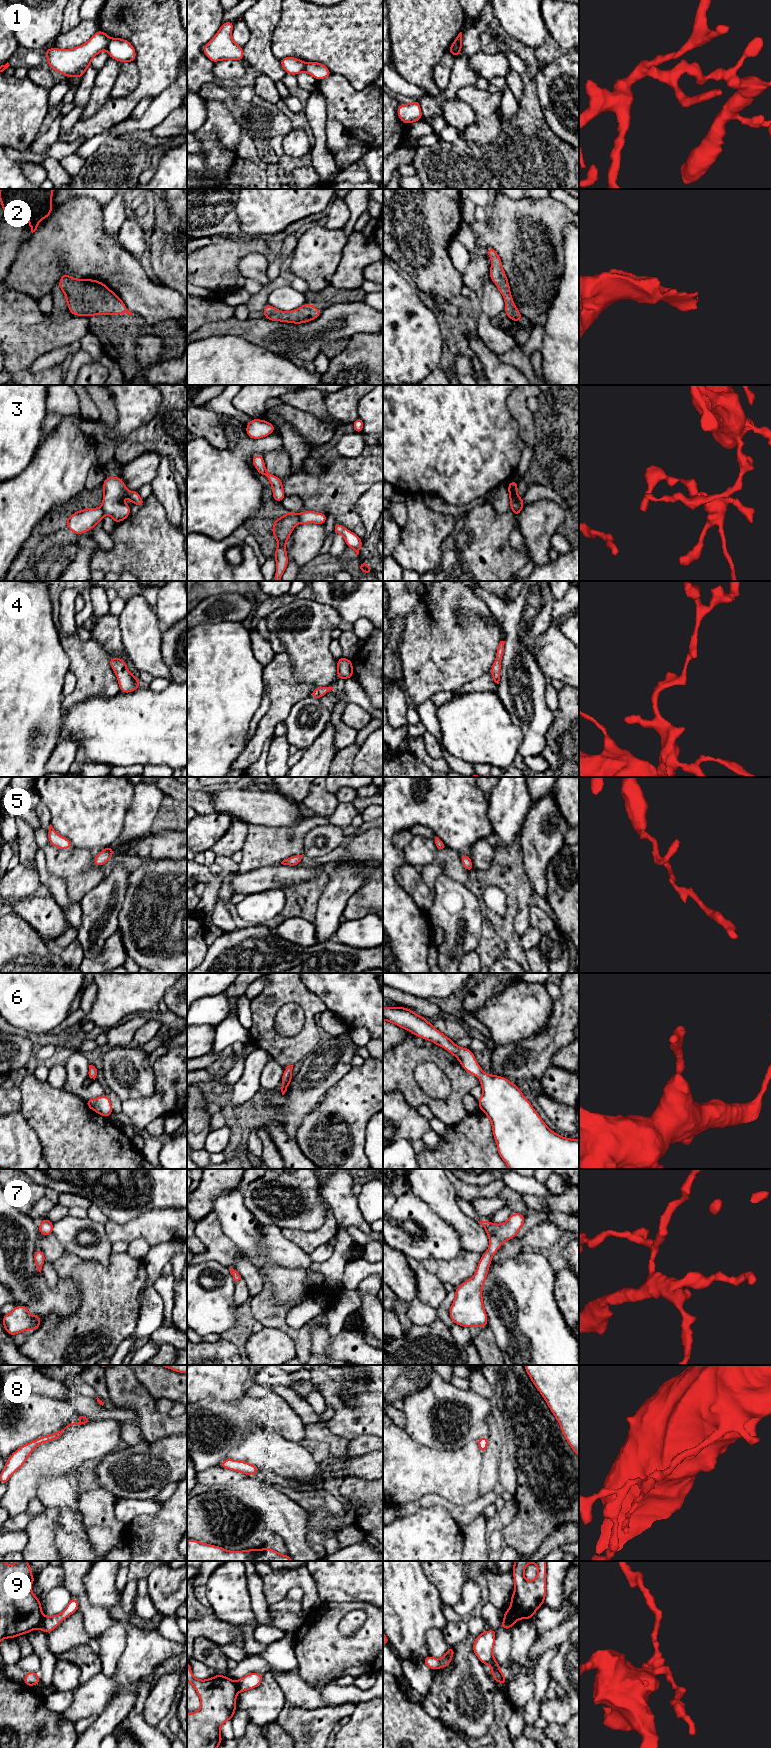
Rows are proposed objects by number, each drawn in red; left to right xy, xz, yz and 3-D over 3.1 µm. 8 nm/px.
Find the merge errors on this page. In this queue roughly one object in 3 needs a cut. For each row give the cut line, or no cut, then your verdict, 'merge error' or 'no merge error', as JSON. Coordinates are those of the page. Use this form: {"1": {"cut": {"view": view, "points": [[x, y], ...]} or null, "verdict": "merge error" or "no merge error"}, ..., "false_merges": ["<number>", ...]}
{"1": {"cut": {"view": "xy", "points": [[111, 38], [106, 48]]}, "verdict": "merge error"}, "2": {"cut": null, "verdict": "no merge error"}, "3": {"cut": {"view": "xz", "points": [[298, 514], [299, 522]]}, "verdict": "merge error"}, "4": {"cut": null, "verdict": "no merge error"}, "5": {"cut": null, "verdict": "no merge error"}, "6": {"cut": null, "verdict": "no merge error"}, "7": {"cut": null, "verdict": "no merge error"}, "8": {"cut": null, "verdict": "no merge error"}, "9": {"cut": {"view": "xy", "points": [[44, 1617], [38, 1627]]}, "verdict": "merge error"}, "false_merges": ["1", "3", "9"]}

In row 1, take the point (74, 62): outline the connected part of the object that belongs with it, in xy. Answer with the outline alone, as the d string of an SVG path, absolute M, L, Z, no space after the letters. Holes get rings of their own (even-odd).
M98 30L86 43L72 49L48 48L45 55L49 67L66 77L80 79L92 59L102 50L106 50L110 37L102 30Z

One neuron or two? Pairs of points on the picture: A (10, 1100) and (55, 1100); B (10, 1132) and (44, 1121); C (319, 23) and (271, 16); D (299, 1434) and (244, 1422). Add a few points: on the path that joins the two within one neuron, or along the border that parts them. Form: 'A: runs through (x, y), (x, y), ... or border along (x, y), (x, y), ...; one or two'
A: border along (18, 1087), (21, 1093), (20, 1110); two
B: border along (19, 1111), (37, 1135), (41, 1146); two
C: border along (282, 10), (280, 20), (273, 31), (272, 39); two
D: runs through (285, 1422), (281, 1418), (258, 1418); one

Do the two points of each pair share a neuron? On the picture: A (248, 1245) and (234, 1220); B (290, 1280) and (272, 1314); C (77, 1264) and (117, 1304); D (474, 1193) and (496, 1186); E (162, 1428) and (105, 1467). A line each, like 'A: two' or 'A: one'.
A: one
B: two
C: one
D: one
E: two

